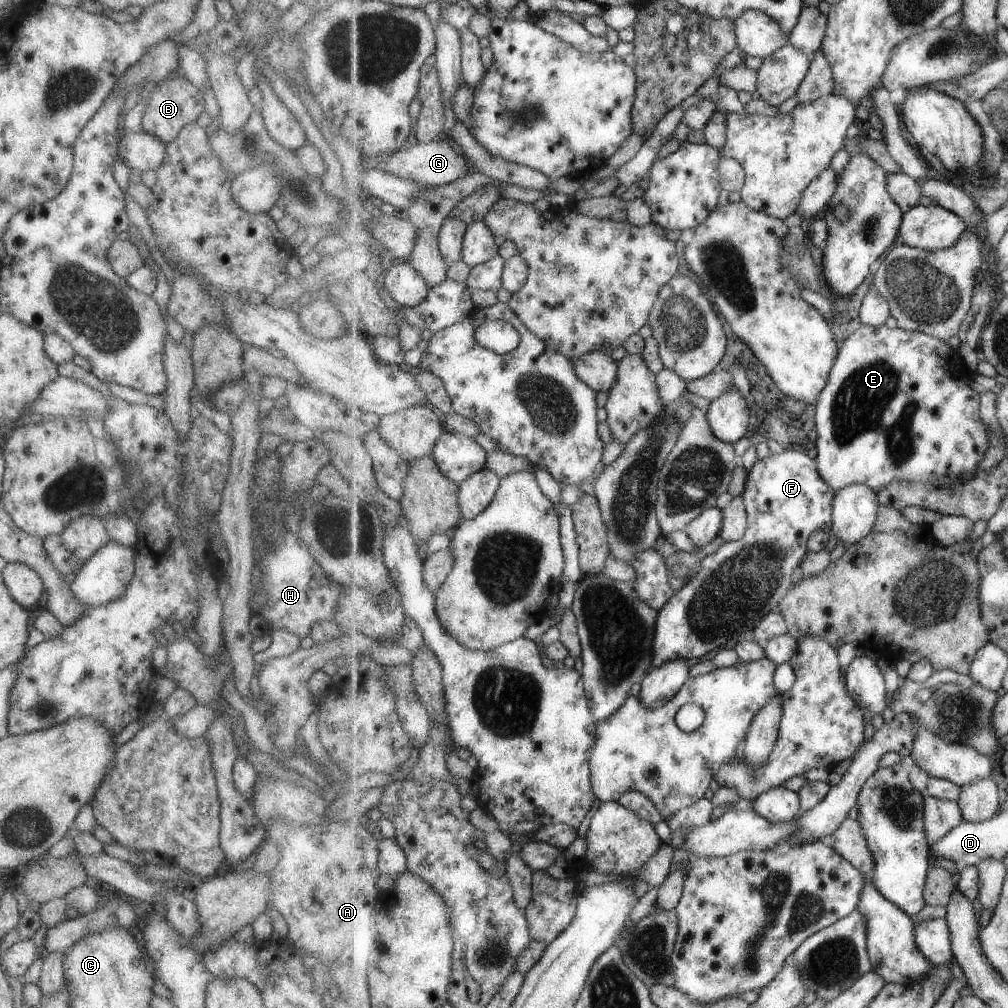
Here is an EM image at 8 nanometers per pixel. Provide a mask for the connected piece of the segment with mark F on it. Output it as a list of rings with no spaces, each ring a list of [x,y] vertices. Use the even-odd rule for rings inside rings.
[[[787,451],[780,455],[769,454],[768,457],[759,459],[755,462],[752,468],[748,471],[747,484],[742,494],[746,509],[748,512],[748,529],[742,539],[736,541],[726,541],[726,543],[712,555],[702,558],[702,569],[692,578],[681,590],[676,591],[675,596],[669,600],[667,604],[658,612],[659,617],[656,624],[656,637],[653,639],[653,660],[652,666],[658,667],[666,662],[685,659],[693,660],[693,658],[703,658],[705,654],[713,654],[716,650],[723,648],[725,642],[729,642],[731,638],[737,638],[737,634],[755,630],[760,624],[760,620],[767,617],[769,613],[775,611],[780,612],[780,600],[788,593],[788,590],[793,586],[793,570],[800,566],[804,561],[805,553],[808,550],[808,540],[815,530],[826,530],[830,532],[833,528],[833,509],[834,500],[836,498],[836,490],[829,486],[828,482],[821,476],[818,469],[818,460],[811,458],[809,455],[797,452]]]

